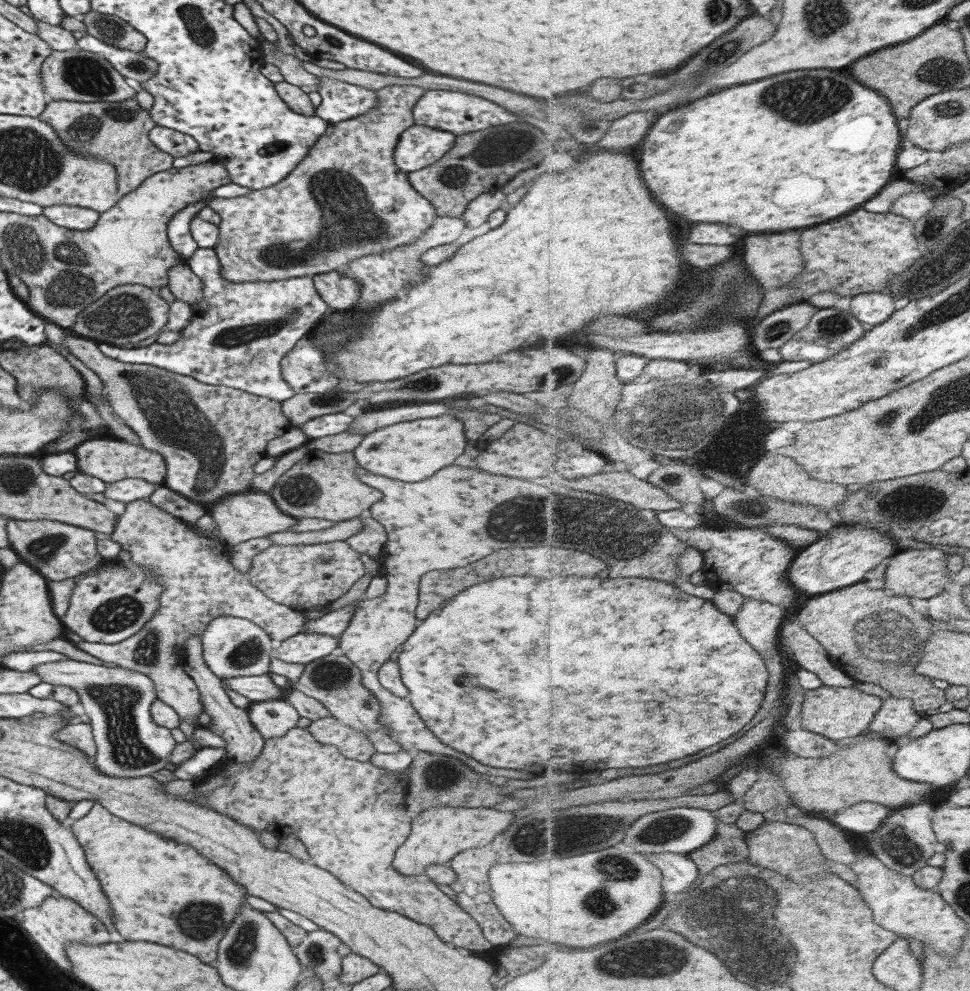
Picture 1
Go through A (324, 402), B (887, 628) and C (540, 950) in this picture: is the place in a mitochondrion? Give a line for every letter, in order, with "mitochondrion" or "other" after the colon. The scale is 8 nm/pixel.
A: mitochondrion
B: mitochondrion
C: other

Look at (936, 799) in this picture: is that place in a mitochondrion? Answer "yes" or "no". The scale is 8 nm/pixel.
no

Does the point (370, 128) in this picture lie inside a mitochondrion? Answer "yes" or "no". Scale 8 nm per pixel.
no

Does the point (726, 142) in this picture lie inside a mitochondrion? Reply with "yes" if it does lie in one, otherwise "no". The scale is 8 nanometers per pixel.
no

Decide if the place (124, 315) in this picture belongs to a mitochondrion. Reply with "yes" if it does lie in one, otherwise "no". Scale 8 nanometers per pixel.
yes

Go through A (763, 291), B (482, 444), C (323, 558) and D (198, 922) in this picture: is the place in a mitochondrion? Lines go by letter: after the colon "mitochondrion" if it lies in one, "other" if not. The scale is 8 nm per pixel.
A: other
B: other
C: mitochondrion
D: mitochondrion

